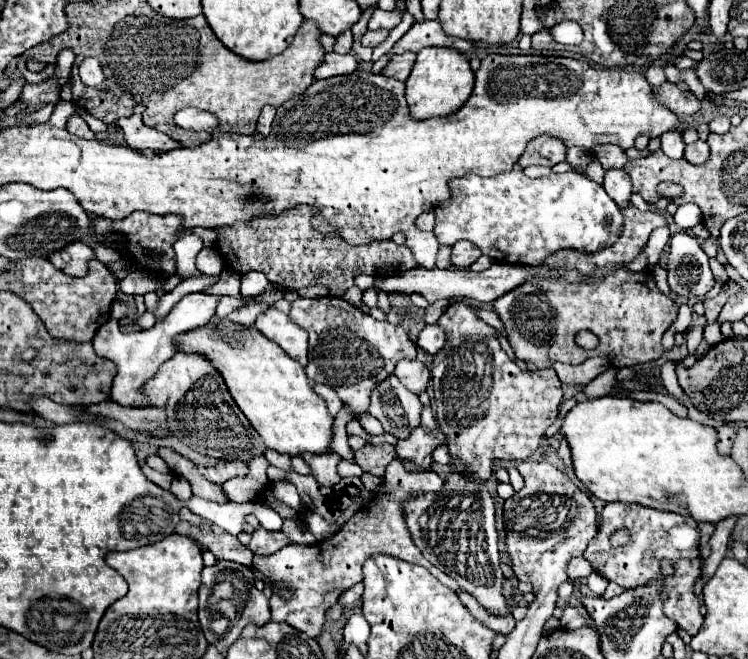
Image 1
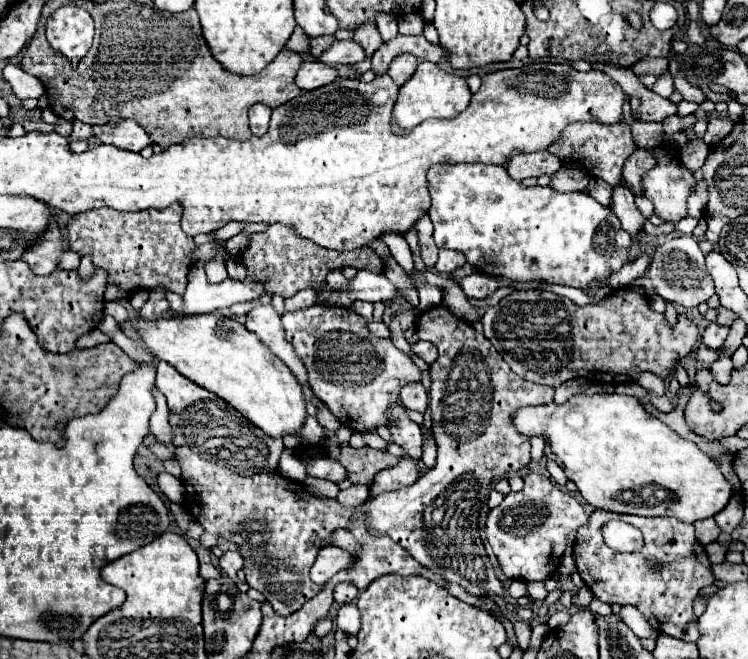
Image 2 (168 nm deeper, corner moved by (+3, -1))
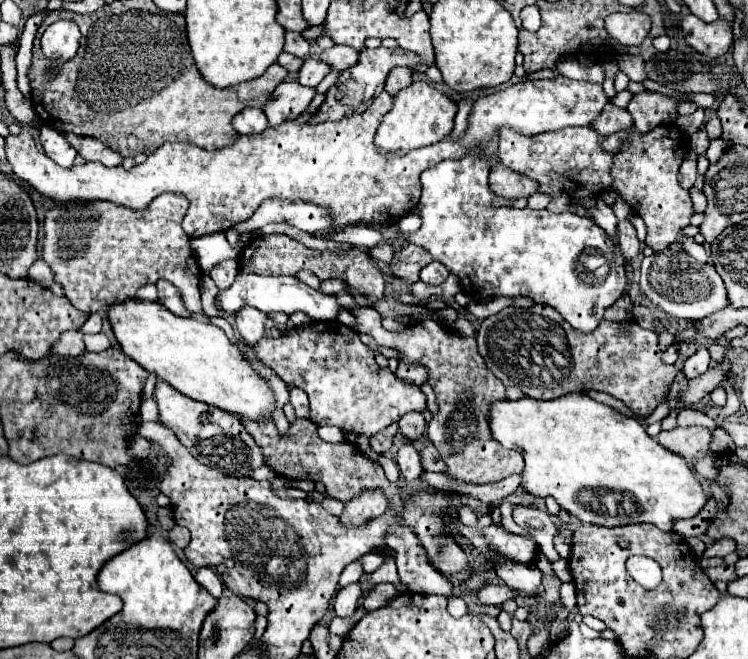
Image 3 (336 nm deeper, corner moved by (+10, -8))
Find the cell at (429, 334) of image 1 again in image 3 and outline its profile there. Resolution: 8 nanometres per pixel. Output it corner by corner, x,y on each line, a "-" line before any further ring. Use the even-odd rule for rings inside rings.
399,362
395,374
397,374
397,378
407,380
407,382
413,382
417,386
421,386
427,380
425,368
421,364
417,364
417,362

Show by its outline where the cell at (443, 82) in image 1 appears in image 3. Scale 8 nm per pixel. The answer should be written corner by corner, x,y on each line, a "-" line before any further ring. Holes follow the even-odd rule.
415,80
411,86
407,86
393,98
393,108
385,114
383,122
377,128
375,146
381,152
401,156
413,148
435,144
451,134
455,114
457,104
447,94
439,92
433,84
427,84
425,80

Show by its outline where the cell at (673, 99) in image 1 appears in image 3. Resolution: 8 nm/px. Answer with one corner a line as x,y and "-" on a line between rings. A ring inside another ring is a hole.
607,104
601,116
593,122
593,128
605,136
619,132
619,130
631,130
633,128
633,116
625,108
617,108
613,104

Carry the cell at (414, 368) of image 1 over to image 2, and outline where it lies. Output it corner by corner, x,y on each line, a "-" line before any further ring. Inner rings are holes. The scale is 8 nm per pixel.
410,383
408,387
404,387
404,391
400,393
400,399
406,409
412,409
418,413
424,413
428,409
428,393
422,387
422,383

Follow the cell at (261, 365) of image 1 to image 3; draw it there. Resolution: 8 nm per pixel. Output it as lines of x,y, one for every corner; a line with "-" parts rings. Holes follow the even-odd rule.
135,298
111,306
109,322
121,350
181,394
253,422
273,416
277,398
269,382
251,368
221,328
193,318
173,316
157,302
137,302

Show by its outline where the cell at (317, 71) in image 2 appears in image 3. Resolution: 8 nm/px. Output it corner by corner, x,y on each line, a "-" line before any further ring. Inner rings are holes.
285,80
273,92
273,98
265,104
263,112
267,114
269,126
281,124
287,116
299,116
307,110
317,90
309,86
301,86
297,80

